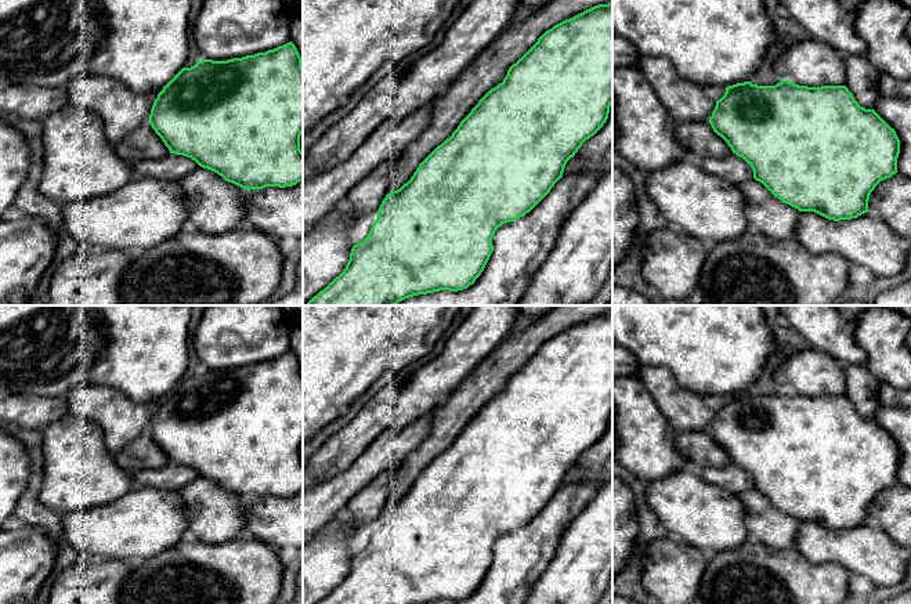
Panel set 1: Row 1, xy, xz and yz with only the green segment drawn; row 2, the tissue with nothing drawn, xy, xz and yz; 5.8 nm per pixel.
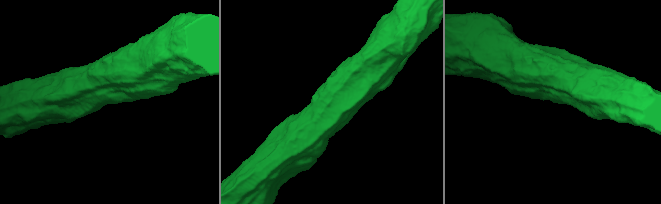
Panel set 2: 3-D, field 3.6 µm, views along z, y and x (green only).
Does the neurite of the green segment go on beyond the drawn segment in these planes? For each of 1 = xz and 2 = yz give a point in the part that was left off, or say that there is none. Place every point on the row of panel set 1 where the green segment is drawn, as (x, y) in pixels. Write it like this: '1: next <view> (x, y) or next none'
1: next none
2: next none

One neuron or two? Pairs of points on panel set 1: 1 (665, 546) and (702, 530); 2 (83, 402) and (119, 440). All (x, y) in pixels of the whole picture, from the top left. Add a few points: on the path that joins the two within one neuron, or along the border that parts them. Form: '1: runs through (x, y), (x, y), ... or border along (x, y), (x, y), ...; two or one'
1: border along (668, 535), (690, 543), (701, 552); two
2: runs through (93, 409), (114, 430); one

